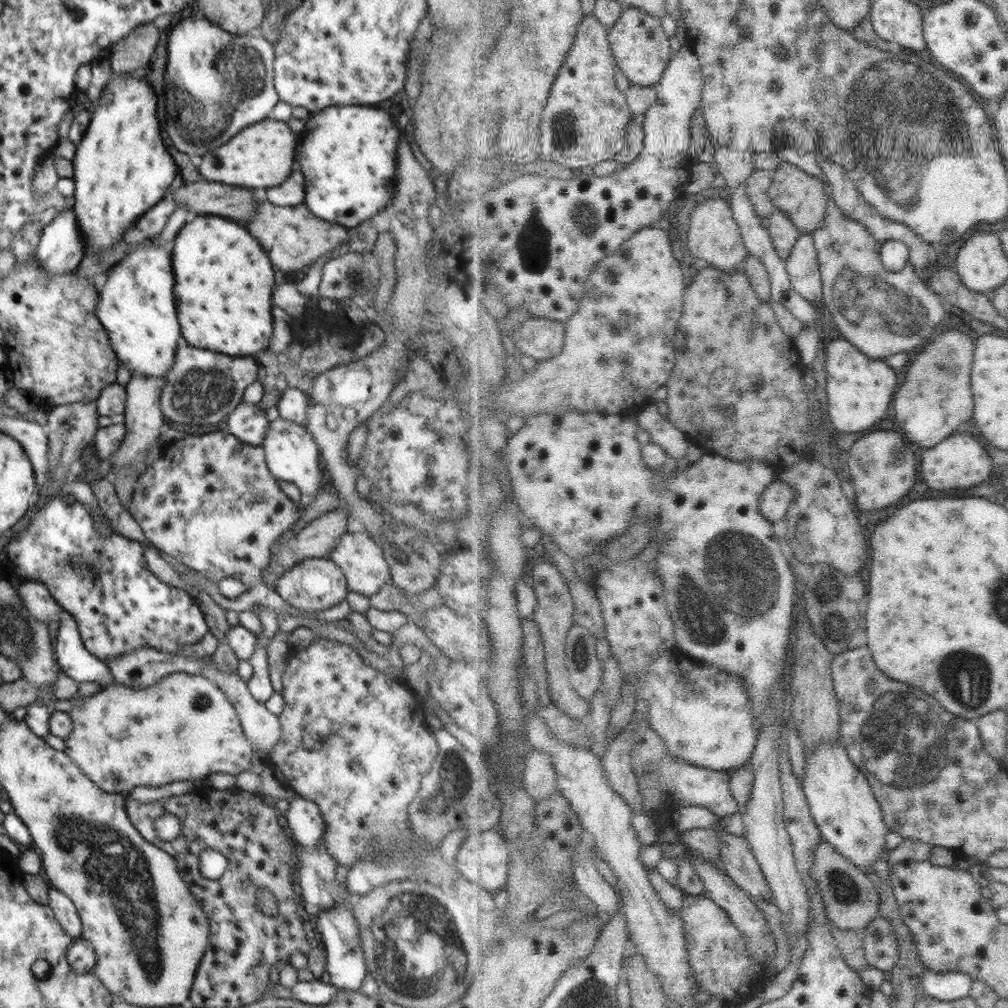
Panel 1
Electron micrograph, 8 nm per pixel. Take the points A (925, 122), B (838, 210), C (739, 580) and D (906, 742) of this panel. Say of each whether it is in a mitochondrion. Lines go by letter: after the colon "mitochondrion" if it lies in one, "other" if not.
A: mitochondrion
B: other
C: mitochondrion
D: mitochondrion

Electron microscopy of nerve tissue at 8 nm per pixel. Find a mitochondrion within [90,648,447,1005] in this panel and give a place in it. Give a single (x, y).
(370, 842)

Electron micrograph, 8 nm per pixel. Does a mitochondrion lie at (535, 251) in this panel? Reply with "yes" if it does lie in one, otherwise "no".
yes

